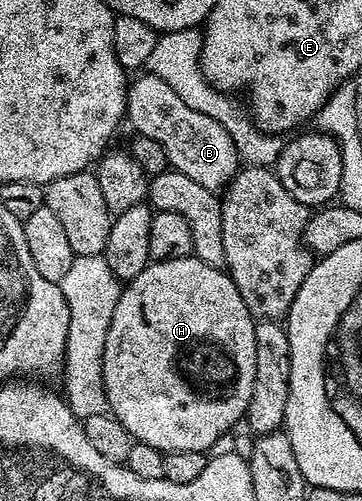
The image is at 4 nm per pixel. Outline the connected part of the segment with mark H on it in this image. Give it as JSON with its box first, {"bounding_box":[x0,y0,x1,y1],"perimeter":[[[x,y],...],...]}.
{"bounding_box":[103,257,256,453],"perimeter":[[[194,257],[148,263],[145,269],[141,269],[141,273],[137,273],[137,277],[130,279],[120,290],[117,309],[113,309],[113,321],[109,321],[109,333],[105,337],[103,354],[103,380],[110,414],[114,415],[117,421],[121,421],[121,425],[125,425],[134,442],[153,445],[153,449],[164,453],[185,450],[210,452],[210,447],[227,430],[230,432],[238,419],[240,422],[247,414],[255,372],[255,325],[256,320],[249,313],[245,301],[241,301],[241,293],[237,293],[237,285],[226,270],[205,265]]]}

